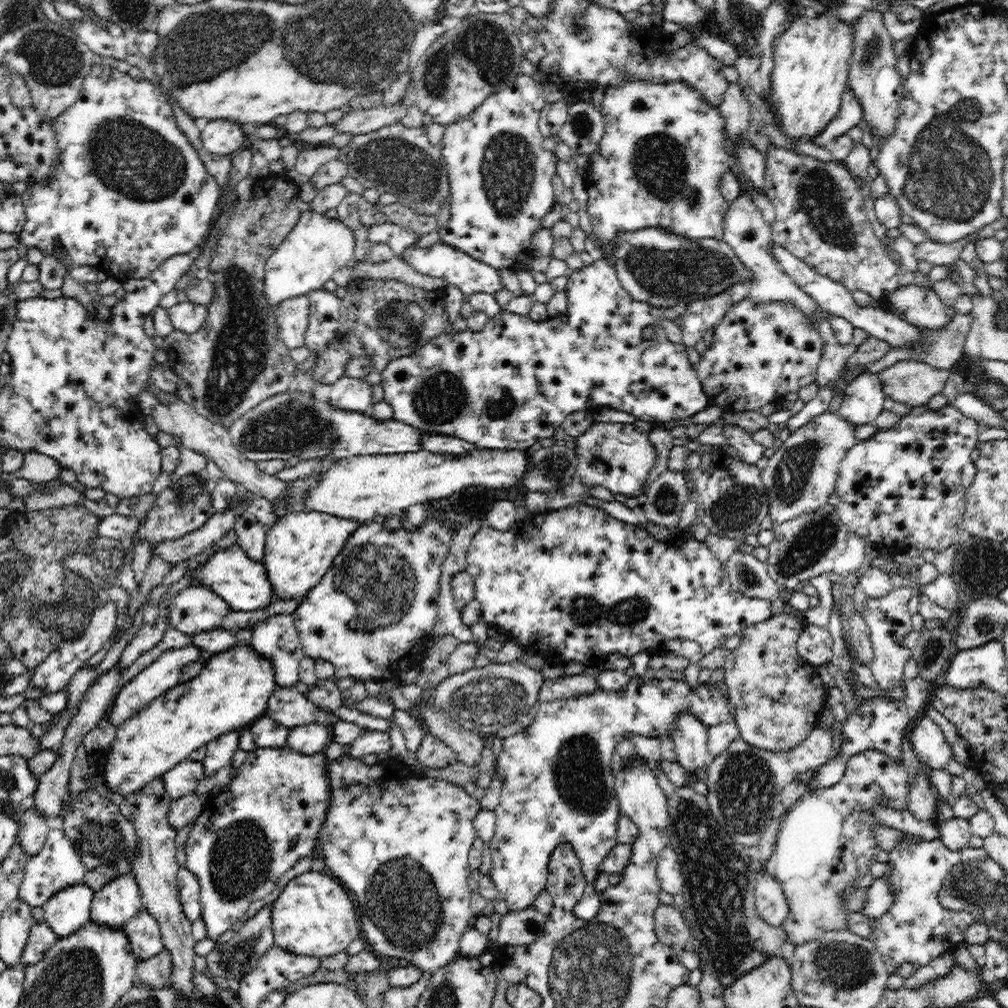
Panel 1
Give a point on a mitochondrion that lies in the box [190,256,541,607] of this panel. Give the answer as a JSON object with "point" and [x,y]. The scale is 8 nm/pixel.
{"point":[240,352]}

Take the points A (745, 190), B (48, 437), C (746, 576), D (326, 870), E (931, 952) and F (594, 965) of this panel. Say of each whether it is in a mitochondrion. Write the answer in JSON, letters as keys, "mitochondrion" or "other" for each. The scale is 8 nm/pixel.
{"A":"other","B":"other","C":"mitochondrion","D":"other","E":"other","F":"mitochondrion"}

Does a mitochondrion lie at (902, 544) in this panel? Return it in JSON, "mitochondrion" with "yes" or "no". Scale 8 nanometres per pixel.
{"mitochondrion":"no"}

